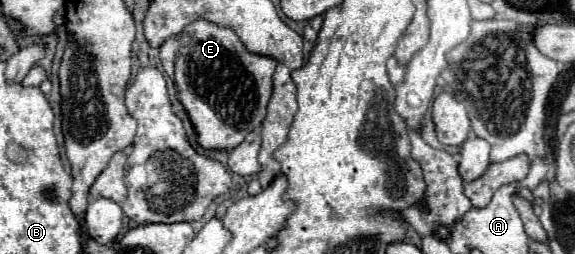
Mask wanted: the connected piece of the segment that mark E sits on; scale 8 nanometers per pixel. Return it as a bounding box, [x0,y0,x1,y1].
[159,20,277,150]

